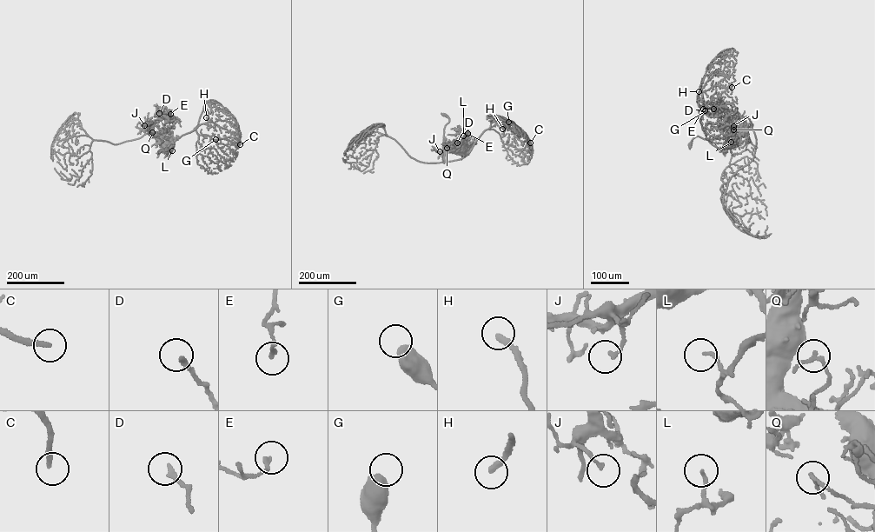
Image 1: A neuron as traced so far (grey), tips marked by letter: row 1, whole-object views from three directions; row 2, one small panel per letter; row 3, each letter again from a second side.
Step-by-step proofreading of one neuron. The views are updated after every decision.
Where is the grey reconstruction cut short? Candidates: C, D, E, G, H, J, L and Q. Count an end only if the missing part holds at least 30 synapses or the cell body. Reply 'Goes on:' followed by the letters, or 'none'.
Goes on: C, H

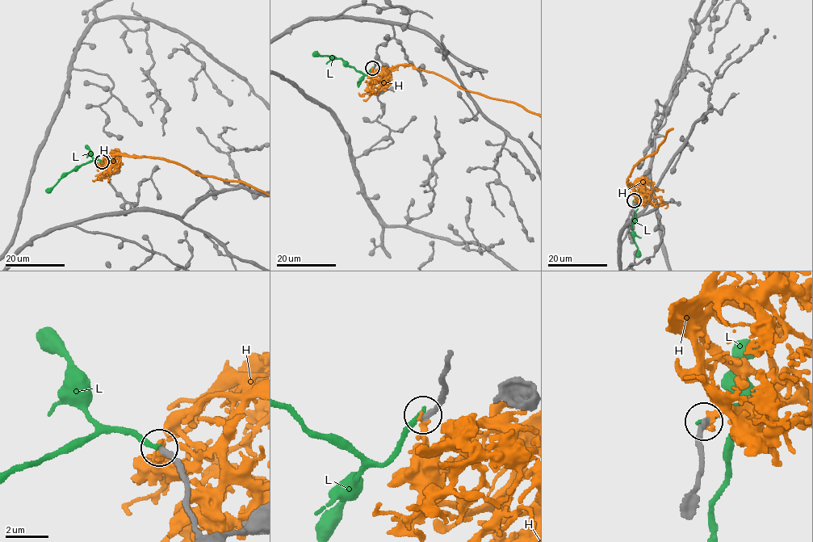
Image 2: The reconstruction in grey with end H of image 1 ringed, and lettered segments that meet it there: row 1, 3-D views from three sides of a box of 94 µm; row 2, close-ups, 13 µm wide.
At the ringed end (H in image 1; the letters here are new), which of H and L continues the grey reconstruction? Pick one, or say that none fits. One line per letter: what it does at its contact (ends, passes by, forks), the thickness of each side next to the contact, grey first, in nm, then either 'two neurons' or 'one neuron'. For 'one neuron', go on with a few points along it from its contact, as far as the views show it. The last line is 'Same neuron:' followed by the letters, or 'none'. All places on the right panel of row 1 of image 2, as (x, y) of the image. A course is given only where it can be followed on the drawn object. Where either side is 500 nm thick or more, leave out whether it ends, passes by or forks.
H: it passes by; calibres 280 and 200 nm; two neurons
L: it ends; calibres 280 and 240 nm; one neuron; course (634, 200), (639, 200), (632, 226), (639, 257)
Same neuron: L

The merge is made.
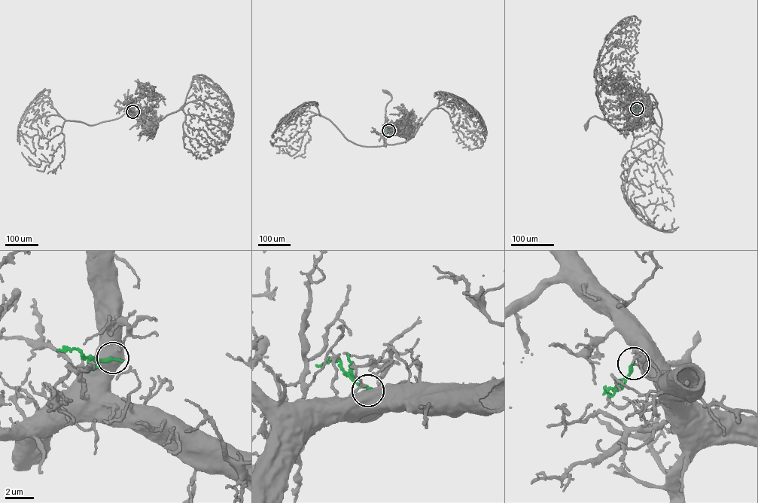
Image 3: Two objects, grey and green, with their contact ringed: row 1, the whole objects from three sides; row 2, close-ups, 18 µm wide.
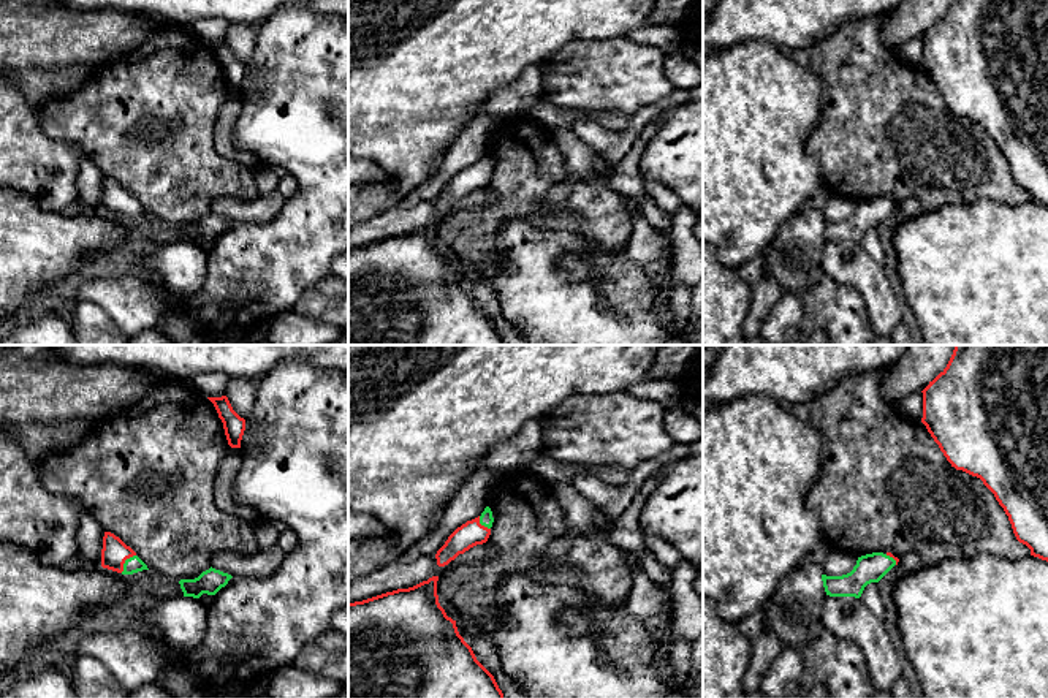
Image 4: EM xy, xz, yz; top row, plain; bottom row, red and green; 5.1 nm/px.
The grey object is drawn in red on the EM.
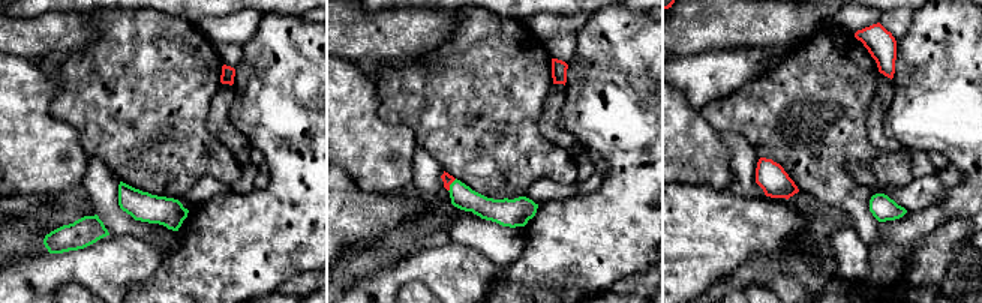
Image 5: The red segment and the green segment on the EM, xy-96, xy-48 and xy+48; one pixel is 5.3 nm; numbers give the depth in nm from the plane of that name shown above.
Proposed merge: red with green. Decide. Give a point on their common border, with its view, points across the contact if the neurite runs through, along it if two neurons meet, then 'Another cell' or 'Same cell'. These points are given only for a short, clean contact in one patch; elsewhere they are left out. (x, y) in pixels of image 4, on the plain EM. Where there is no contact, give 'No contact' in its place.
Touches red at xy (124, 208). Path across: xy (114, 198), (124, 208), (132, 211). Same cell

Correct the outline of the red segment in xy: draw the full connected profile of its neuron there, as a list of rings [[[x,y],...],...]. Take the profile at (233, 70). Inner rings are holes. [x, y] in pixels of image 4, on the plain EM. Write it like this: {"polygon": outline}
{"polygon": [[[226,41],[207,43],[223,68],[225,81],[231,93],[241,93],[241,85],[245,76],[245,65],[241,63],[231,52]]]}

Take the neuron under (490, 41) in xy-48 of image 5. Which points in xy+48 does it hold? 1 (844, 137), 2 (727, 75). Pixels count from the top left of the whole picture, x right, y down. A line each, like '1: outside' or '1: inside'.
1: inside
2: outside

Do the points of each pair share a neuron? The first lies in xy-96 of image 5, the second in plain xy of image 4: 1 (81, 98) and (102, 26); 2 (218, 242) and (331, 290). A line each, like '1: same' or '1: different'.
1: different
2: different

